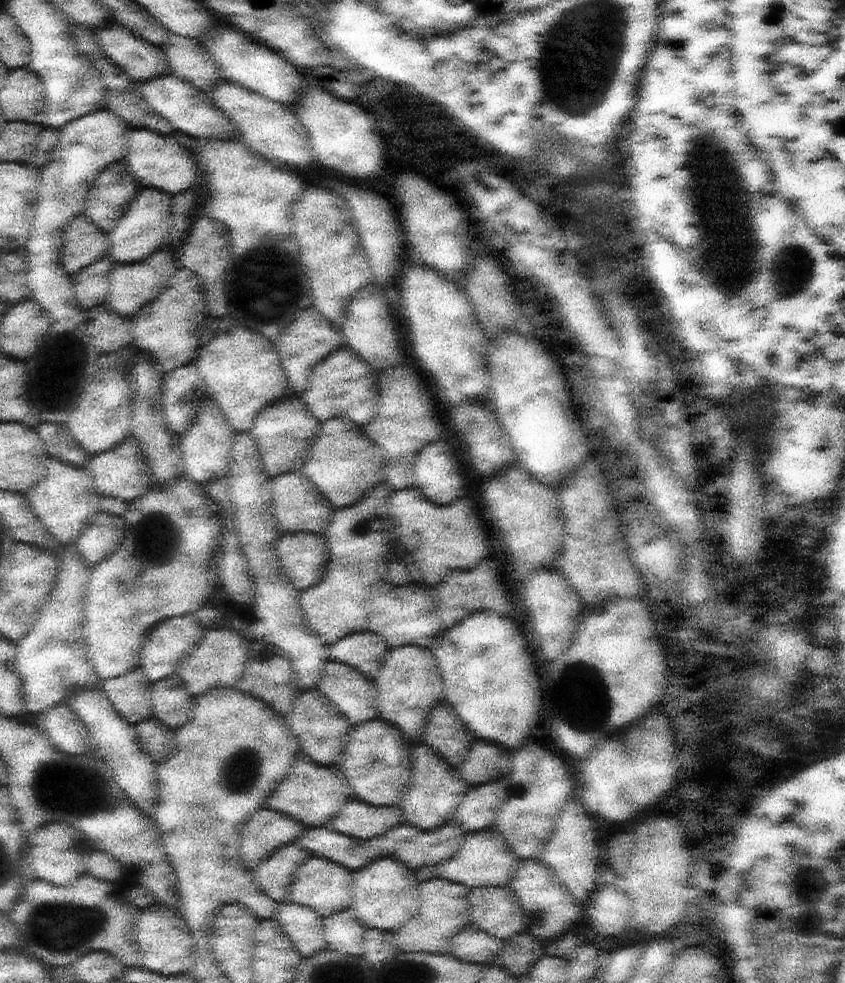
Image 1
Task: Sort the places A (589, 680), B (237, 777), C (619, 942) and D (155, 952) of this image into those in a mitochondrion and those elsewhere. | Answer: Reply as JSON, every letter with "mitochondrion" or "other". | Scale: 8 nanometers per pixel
{"A":"mitochondrion","B":"mitochondrion","C":"other","D":"other"}

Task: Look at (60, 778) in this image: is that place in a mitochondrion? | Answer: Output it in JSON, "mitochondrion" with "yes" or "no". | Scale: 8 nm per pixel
{"mitochondrion":"yes"}

